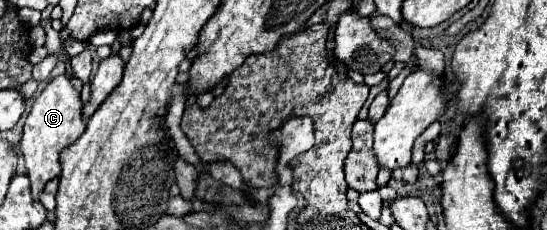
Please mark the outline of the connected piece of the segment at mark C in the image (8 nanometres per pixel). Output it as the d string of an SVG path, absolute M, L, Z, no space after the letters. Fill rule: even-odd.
M59 75L53 81L49 81L47 87L39 93L39 97L35 99L25 119L19 149L21 149L21 155L25 157L27 175L31 179L31 197L35 201L39 201L39 195L43 193L45 183L61 173L59 153L65 147L73 145L85 131L85 123L81 119L81 107L83 103L79 99L79 91L69 83L67 75Z

